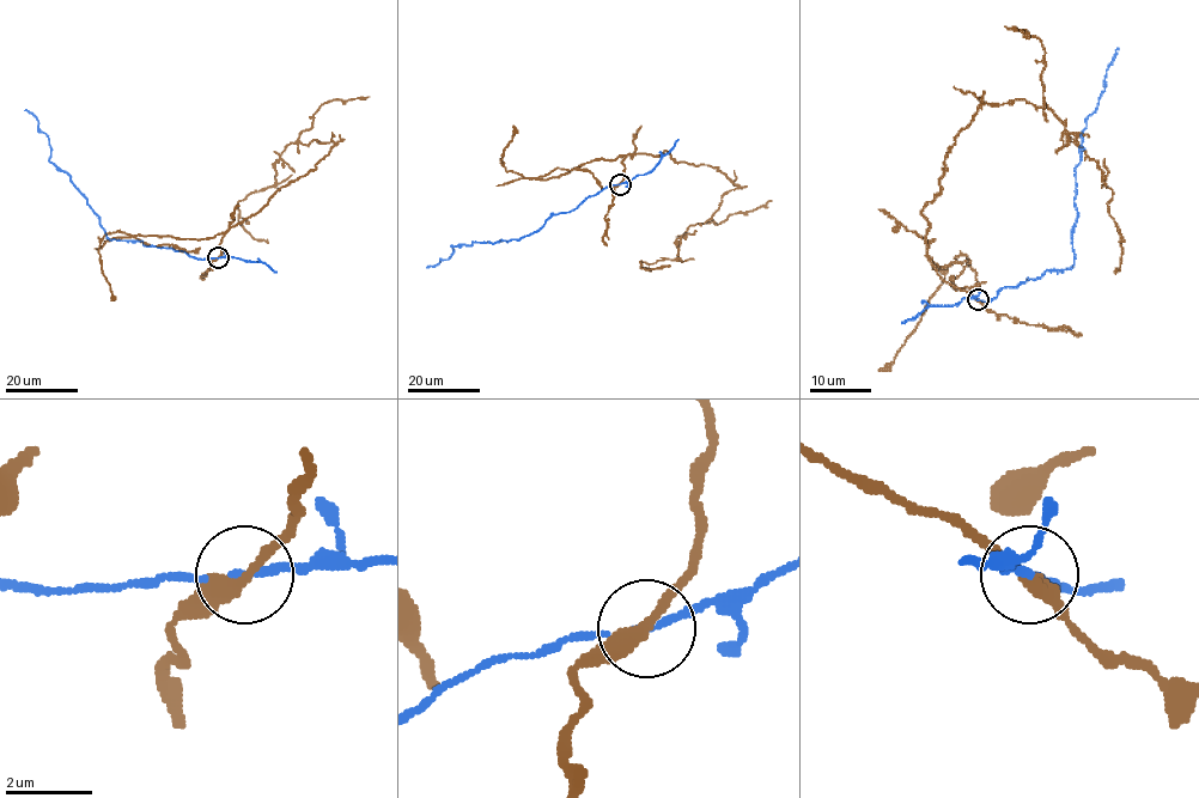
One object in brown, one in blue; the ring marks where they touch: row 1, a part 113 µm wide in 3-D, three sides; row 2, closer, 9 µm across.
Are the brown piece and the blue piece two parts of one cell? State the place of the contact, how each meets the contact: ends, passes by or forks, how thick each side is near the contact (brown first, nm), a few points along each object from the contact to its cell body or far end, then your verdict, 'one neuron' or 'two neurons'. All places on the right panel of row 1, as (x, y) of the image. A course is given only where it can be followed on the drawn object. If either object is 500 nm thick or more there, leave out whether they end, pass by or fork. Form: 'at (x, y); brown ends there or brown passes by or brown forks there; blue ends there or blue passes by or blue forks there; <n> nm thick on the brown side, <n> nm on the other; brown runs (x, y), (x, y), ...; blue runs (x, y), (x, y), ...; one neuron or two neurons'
at (978, 299); brown passes by; blue passes by; 280 nm thick on the brown side, 140 nm on the other; brown runs (977, 298), (927, 257), (921, 209), (960, 133), (990, 103), (1046, 104), (1095, 162), (1112, 190), (1115, 274); blue runs (977, 298), (990, 302), (1000, 290), (1072, 266), (1082, 131), (1119, 49); two neurons

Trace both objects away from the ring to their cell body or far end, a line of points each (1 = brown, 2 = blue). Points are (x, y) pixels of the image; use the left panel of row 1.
1: (217, 257), (232, 226), (335, 142), (290, 142), (274, 184), (238, 202), (239, 225), (268, 243)
2: (217, 257), (198, 260), (141, 241), (108, 238), (70, 176), (49, 162), (49, 139), (24, 110)

